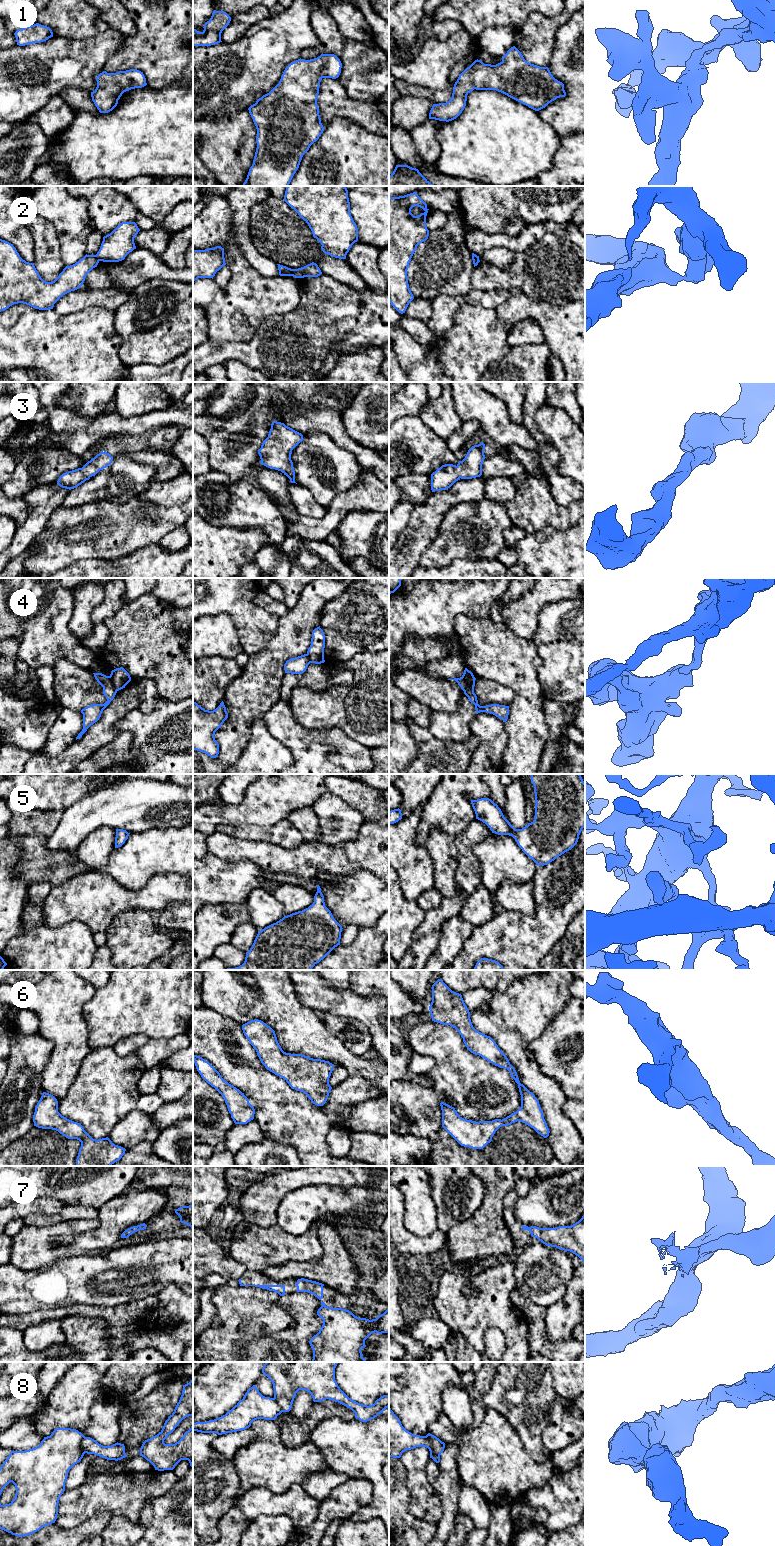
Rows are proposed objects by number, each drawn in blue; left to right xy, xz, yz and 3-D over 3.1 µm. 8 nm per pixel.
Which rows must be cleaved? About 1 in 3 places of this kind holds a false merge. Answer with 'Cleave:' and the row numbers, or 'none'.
Cleave: 2, 4, 7, 8

